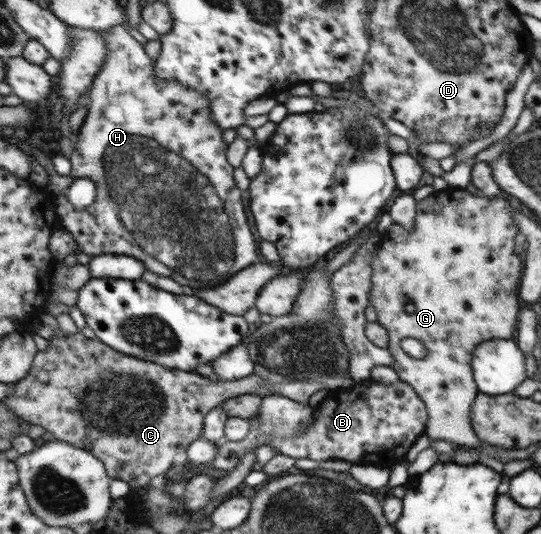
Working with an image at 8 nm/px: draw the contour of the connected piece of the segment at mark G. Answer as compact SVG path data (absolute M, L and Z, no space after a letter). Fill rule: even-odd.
M449 187L449 192L438 191L437 196L429 195L420 201L416 201L416 217L414 221L415 232L411 234L413 242L411 242L411 250L407 252L387 252L385 246L389 238L399 240L399 236L383 235L383 242L380 248L375 248L373 252L373 260L371 260L371 292L369 303L375 309L377 319L376 321L385 328L388 337L390 338L387 349L391 351L393 356L393 370L397 372L401 381L406 382L409 386L414 387L421 399L424 399L425 406L428 411L427 436L430 442L433 440L446 440L447 442L454 442L461 448L475 448L483 442L478 438L474 427L472 426L472 411L471 408L475 402L475 398L482 392L480 386L476 385L476 379L473 375L472 361L473 353L476 346L485 341L492 341L493 339L514 339L517 340L517 334L520 333L520 314L523 313L525 306L521 306L521 278L525 272L525 256L523 249L517 245L517 234L521 234L521 230L517 224L513 222L512 217L513 198L503 198L501 196L495 198L471 196L467 194L465 189L458 189ZM403 338L415 338L420 340L423 346L427 349L427 356L422 360L415 360L407 355L401 349L401 340Z

